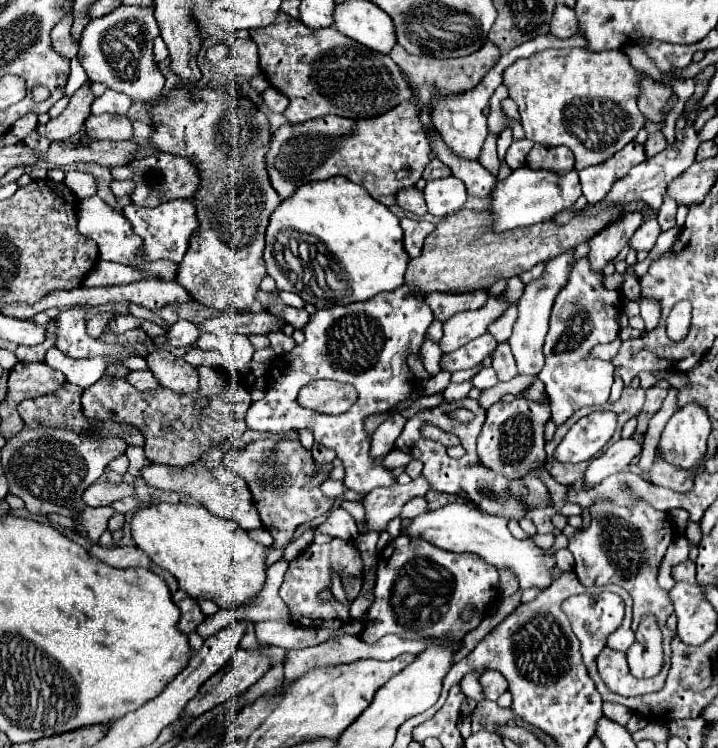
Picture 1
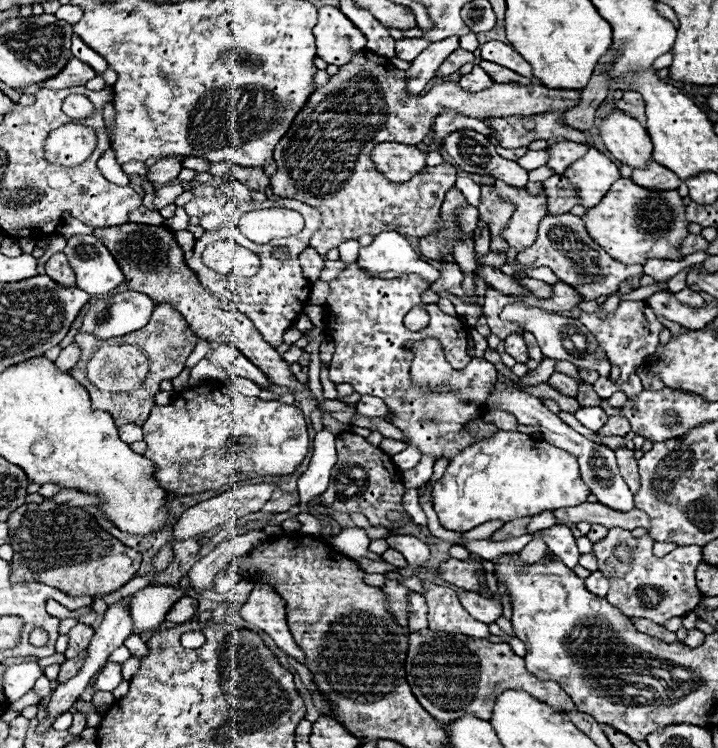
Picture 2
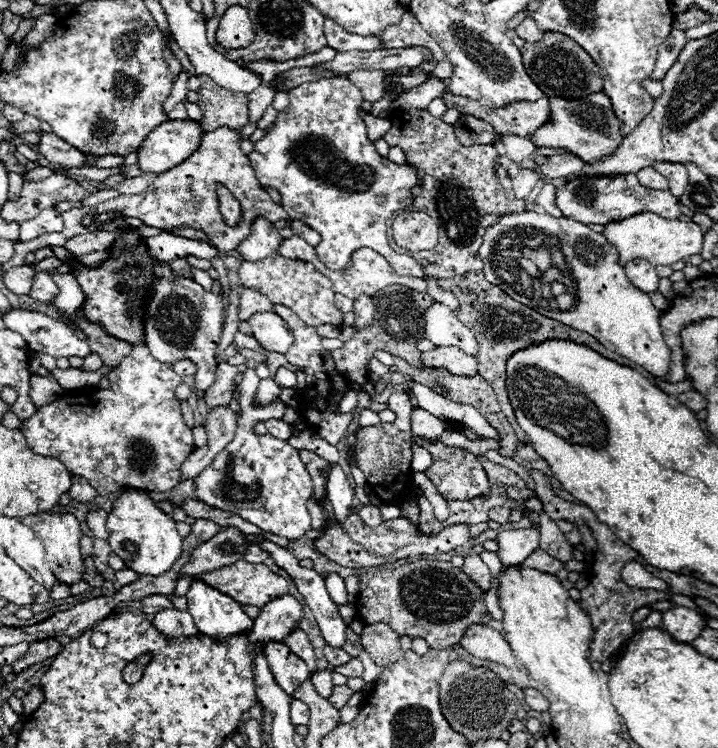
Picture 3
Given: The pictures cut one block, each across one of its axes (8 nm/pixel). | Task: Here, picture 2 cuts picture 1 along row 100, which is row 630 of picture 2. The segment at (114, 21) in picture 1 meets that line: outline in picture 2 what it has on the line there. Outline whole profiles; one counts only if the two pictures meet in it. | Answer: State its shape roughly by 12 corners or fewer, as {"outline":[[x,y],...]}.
{"outline":[[146,586],[132,594],[134,632],[154,632],[184,588]]}

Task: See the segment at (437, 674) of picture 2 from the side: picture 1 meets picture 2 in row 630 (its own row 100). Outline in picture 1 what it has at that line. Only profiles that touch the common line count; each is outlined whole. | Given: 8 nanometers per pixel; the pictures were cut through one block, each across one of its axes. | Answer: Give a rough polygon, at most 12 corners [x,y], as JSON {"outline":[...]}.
{"outline":[[486,44],[464,58],[412,56],[390,58],[432,112],[432,94],[472,90],[500,60]]}

